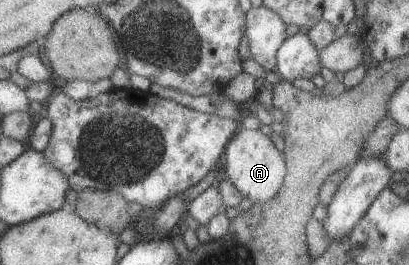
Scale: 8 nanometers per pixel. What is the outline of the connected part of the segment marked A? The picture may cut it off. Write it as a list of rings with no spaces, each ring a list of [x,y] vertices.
[[[239,127],[224,149],[220,175],[227,178],[234,188],[250,202],[262,203],[276,195],[285,177],[285,159],[274,147],[269,137],[257,130]]]

